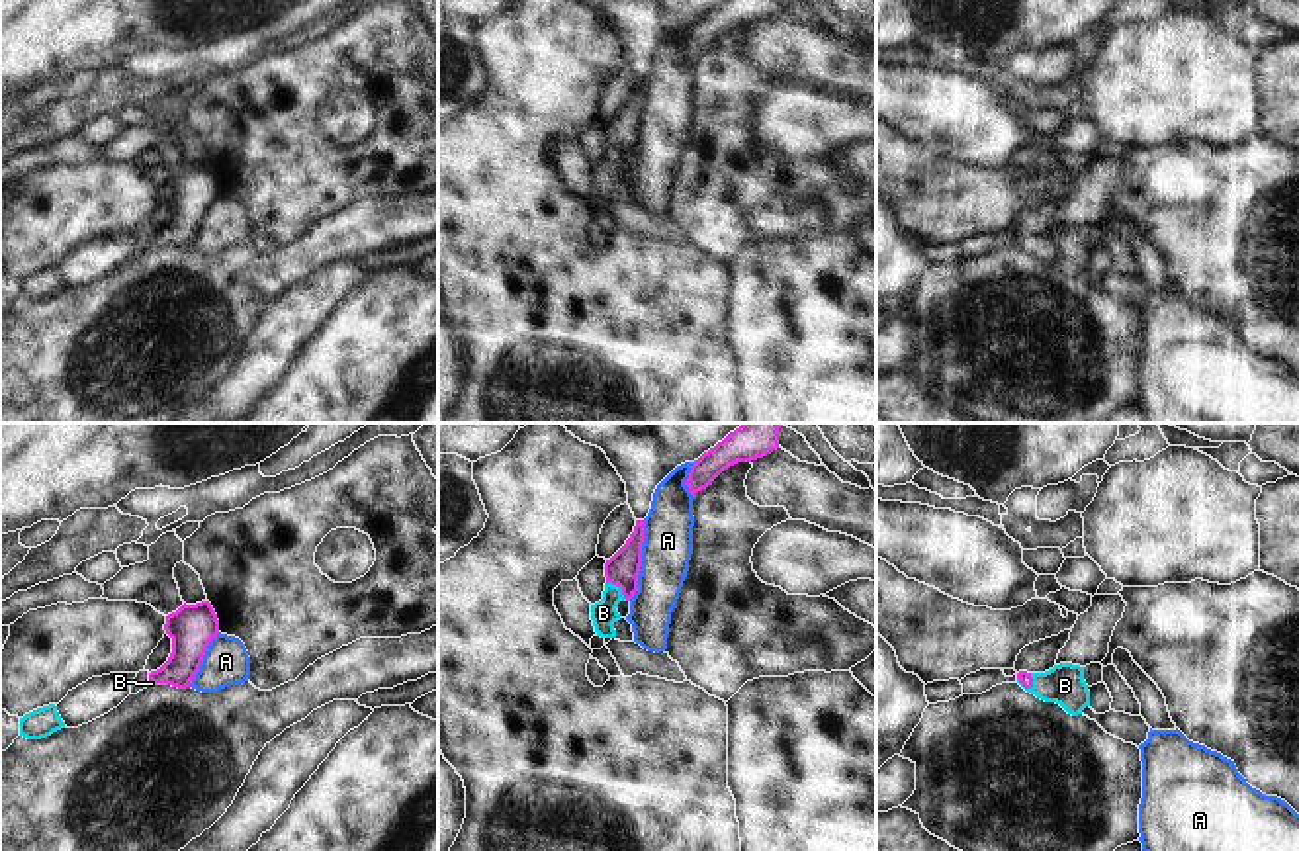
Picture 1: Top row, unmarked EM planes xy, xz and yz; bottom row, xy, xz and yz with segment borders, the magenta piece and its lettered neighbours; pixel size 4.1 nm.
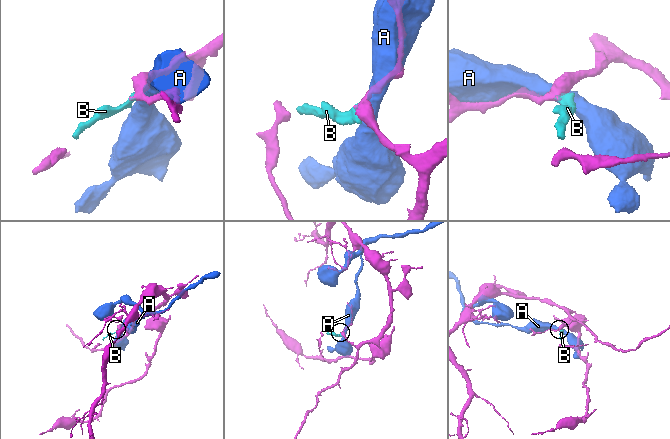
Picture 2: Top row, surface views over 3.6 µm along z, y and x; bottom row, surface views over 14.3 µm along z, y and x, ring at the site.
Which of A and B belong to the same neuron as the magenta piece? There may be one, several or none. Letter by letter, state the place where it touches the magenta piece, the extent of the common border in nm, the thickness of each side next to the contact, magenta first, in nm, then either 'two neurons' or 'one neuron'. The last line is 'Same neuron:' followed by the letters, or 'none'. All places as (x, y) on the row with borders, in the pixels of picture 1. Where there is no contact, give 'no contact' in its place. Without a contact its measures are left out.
A: xz (640, 560) | 340 nm | 140/200 nm | two neurons
B: xz (619, 585) | 100 nm | 140/110 nm | one neuron
Same neuron: B

